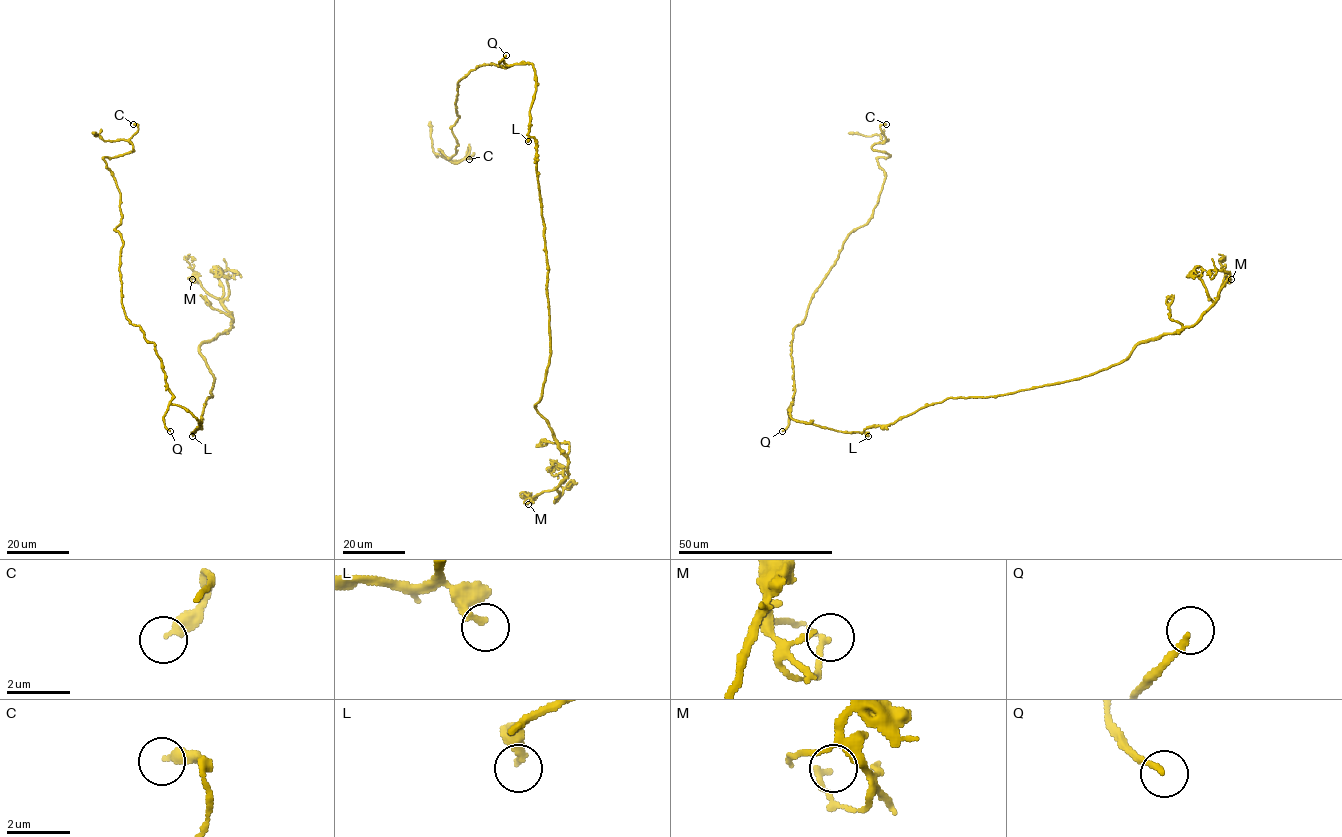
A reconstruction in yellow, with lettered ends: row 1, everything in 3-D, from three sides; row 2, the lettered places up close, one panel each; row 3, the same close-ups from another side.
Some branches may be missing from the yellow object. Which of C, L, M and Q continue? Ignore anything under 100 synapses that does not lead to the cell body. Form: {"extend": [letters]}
{"extend": ["Q"]}

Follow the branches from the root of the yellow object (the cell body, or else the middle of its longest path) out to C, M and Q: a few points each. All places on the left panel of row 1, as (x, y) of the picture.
C: (196, 429), (197, 419), (171, 403), (155, 344), (121, 303), (120, 193), (104, 158), (133, 150), (133, 124)
M: (196, 429), (213, 382), (199, 347), (231, 327), (231, 315), (196, 275), (192, 279)
Q: (196, 429), (199, 424), (191, 413), (170, 404), (164, 417), (164, 426), (170, 431)

